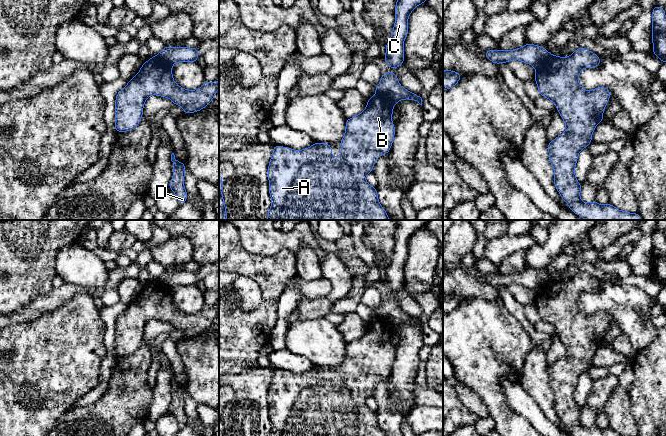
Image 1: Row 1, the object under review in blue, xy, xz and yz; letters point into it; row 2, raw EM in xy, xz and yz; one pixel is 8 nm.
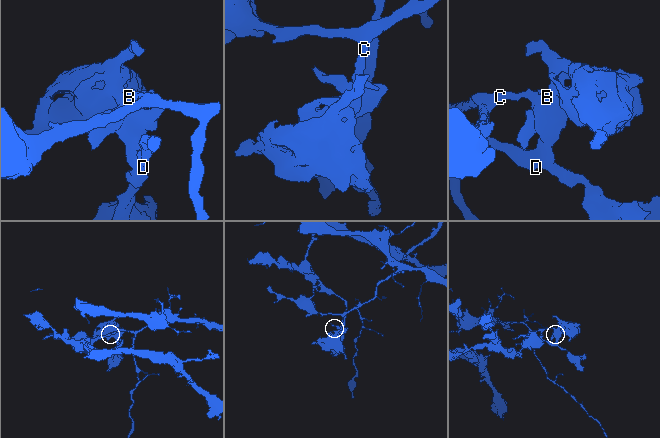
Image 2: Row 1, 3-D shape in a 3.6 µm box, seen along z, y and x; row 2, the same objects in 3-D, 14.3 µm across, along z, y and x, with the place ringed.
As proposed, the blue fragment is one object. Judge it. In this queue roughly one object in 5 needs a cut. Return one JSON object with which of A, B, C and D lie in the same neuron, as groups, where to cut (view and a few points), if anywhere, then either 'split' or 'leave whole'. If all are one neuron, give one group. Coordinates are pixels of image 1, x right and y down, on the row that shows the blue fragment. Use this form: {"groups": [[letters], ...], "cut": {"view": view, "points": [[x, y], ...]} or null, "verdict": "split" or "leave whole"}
{"groups": [["A", "B", "D"], ["C"]], "cut": {"view": "xz", "points": [[376, 92], [396, 102]]}, "verdict": "split"}

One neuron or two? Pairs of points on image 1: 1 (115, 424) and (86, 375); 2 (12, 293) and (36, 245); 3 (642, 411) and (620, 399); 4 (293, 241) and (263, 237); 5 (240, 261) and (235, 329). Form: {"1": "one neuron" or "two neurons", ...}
{"1": "two neurons", "2": "one neuron", "3": "two neurons", "4": "one neuron", "5": "one neuron"}

